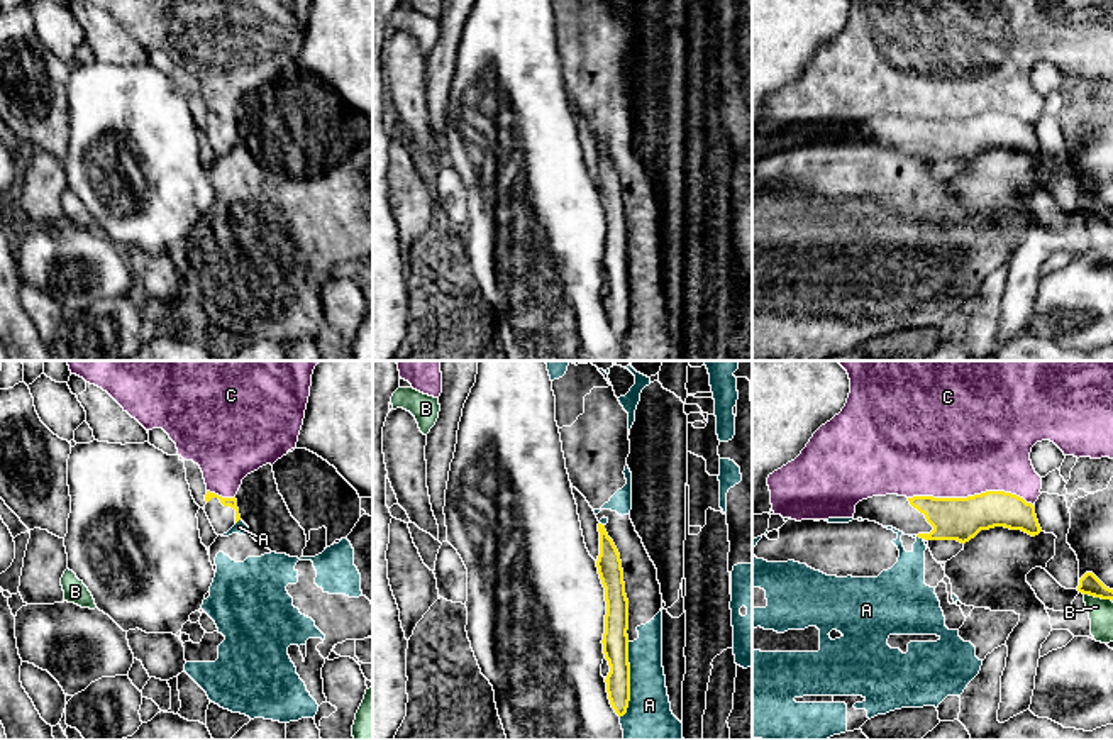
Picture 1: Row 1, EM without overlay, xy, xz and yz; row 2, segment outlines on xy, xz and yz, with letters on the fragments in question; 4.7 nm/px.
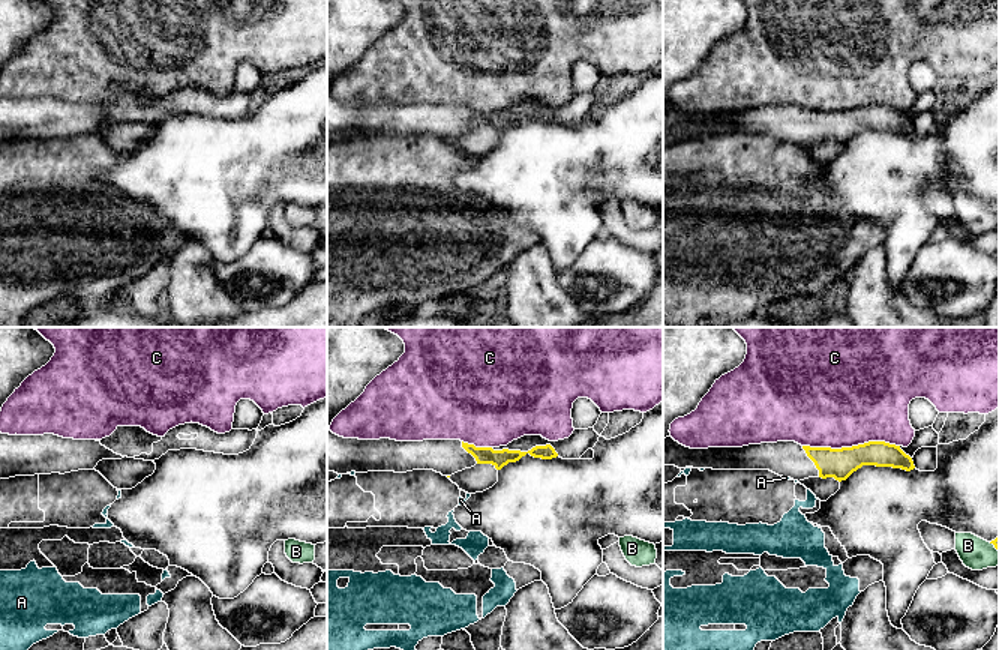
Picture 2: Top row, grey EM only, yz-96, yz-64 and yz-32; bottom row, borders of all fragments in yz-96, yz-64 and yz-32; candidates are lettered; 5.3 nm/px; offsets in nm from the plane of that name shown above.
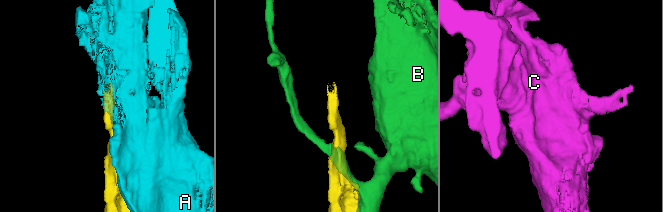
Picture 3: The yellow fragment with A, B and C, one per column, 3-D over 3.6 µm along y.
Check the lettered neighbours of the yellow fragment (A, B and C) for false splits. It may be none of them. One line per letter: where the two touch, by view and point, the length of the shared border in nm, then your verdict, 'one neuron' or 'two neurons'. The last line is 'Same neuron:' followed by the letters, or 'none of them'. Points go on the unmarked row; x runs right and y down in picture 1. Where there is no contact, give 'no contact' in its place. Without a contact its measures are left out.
A: xz (629, 300) | 360 nm | two neurons
B: yz (1098, 217) | 140 nm | two neurons
C: yz (971, 117) | 600 nm | two neurons
Same neuron: none of them

